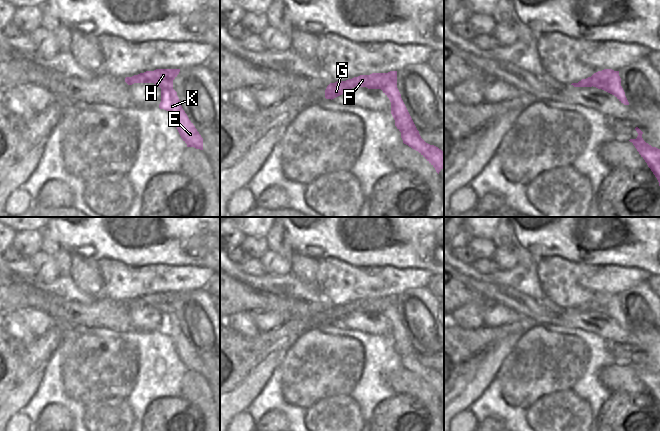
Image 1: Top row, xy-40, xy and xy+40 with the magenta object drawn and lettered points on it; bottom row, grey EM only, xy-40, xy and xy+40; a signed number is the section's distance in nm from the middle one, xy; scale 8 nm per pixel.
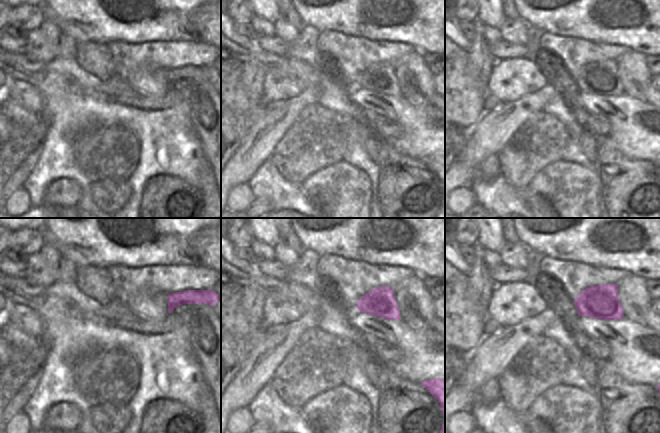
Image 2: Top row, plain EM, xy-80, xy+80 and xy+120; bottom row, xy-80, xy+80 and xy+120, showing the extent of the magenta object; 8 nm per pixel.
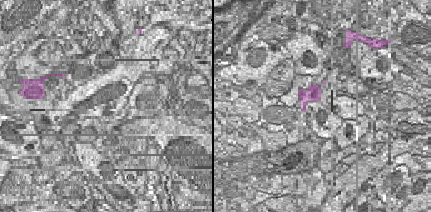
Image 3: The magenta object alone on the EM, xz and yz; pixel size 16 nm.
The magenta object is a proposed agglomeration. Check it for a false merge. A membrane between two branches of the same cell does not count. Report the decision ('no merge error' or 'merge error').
merge error

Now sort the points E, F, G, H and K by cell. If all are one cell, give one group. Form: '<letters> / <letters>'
E K / F G H

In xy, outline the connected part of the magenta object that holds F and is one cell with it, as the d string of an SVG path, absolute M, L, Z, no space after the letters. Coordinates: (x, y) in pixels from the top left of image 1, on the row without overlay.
M390 295L388 297L372 297L370 299L360 299L346 305L337 305L330 307L325 314L326 323L334 323L348 313L354 311L366 311L368 313L381 313L388 305L397 303L397 295Z

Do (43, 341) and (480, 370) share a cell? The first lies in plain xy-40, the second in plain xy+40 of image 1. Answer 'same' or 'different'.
different

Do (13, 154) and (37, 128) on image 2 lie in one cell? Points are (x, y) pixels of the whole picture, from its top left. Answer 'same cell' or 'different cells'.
same cell

